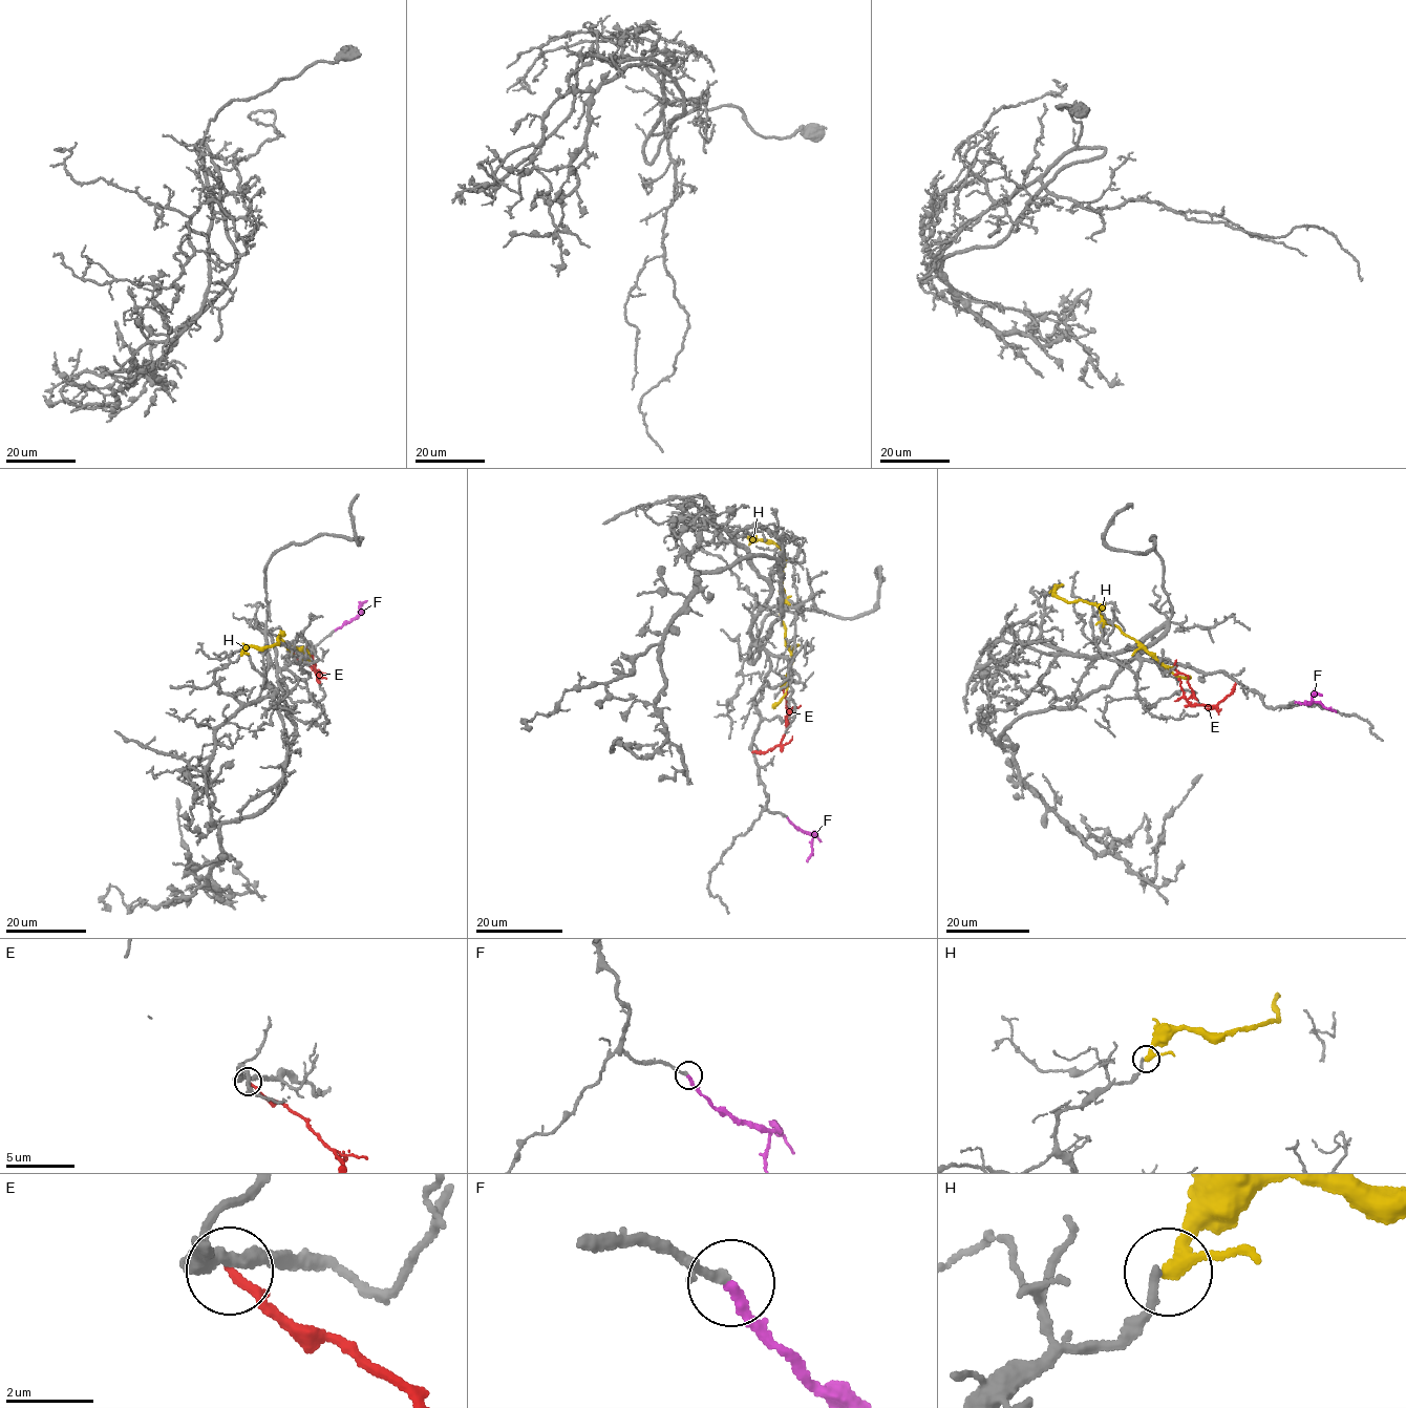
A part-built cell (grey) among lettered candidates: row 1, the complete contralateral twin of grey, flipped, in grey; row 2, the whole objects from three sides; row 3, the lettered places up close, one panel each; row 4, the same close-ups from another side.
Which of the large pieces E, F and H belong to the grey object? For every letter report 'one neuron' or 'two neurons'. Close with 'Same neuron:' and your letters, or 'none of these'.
E: two neurons
F: one neuron
H: two neurons
Same neuron: F

